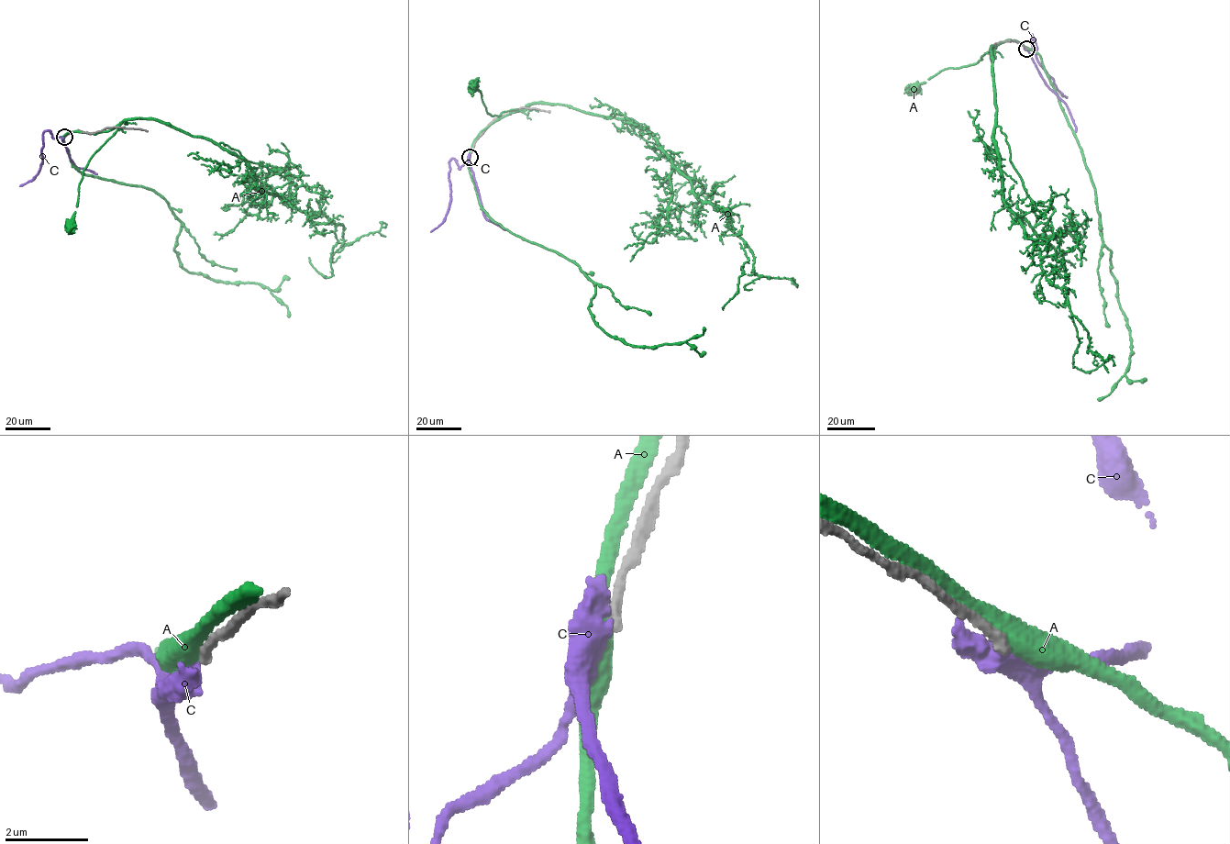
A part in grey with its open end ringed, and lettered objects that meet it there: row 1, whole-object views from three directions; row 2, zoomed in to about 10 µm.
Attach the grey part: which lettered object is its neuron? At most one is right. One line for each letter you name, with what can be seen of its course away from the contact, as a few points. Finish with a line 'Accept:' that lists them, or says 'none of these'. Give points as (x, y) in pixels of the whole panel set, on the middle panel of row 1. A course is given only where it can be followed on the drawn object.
Accept: none of these

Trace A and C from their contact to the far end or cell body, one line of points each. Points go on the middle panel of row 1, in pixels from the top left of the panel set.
A: (470, 155), (482, 131), (520, 111), (491, 116), (481, 91), (473, 84)
C: (470, 157), (459, 169), (453, 158), (449, 161), (450, 205), (444, 219), (430, 232)

